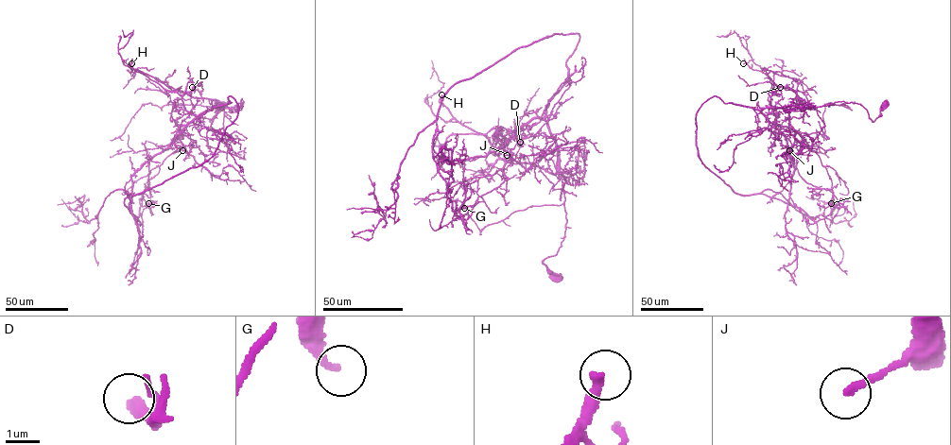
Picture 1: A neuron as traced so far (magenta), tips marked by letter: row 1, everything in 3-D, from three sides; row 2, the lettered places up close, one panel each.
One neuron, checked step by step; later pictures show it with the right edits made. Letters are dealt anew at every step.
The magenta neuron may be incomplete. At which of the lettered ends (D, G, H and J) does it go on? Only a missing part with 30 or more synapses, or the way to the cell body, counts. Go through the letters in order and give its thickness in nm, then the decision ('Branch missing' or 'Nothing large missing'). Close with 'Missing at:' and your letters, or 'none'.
D: Thickness 360 nm. Nothing large missing
G: Thickness 200 nm. Nothing large missing
H: Thickness 260 nm. Branch missing
J: Thickness 180 nm. Nothing large missing
Missing at: H

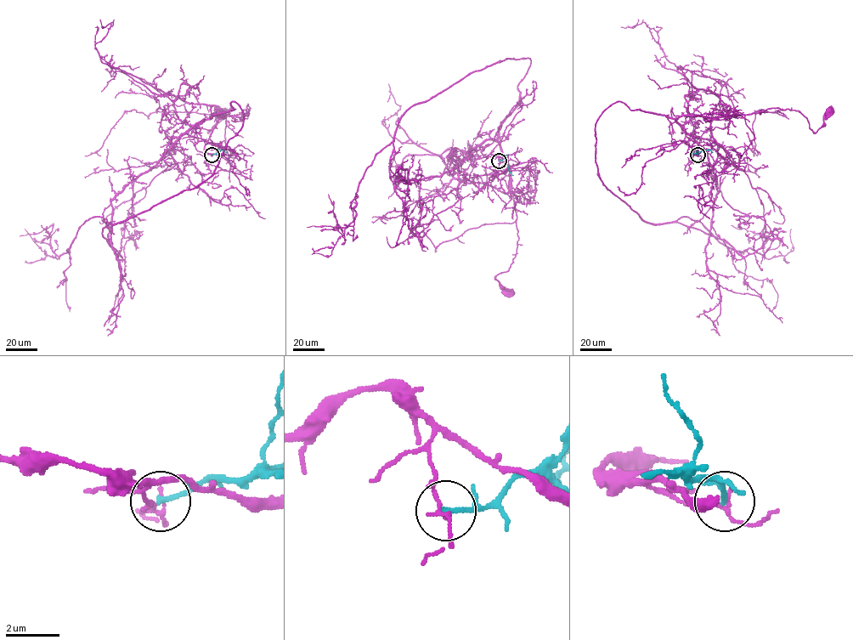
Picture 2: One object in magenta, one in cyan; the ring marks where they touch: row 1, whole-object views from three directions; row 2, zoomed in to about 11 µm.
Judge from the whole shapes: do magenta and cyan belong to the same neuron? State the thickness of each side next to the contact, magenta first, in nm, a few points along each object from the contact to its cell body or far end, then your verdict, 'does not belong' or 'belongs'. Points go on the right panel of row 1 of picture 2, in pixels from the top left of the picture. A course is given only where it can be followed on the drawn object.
130/190 nm | magenta via (697, 155), (684, 142), (676, 121), (680, 116), (789, 109), (799, 111), (815, 133), (829, 112) | cyan via (697, 155), (696, 153), (703, 150), (712, 152) | does not belong

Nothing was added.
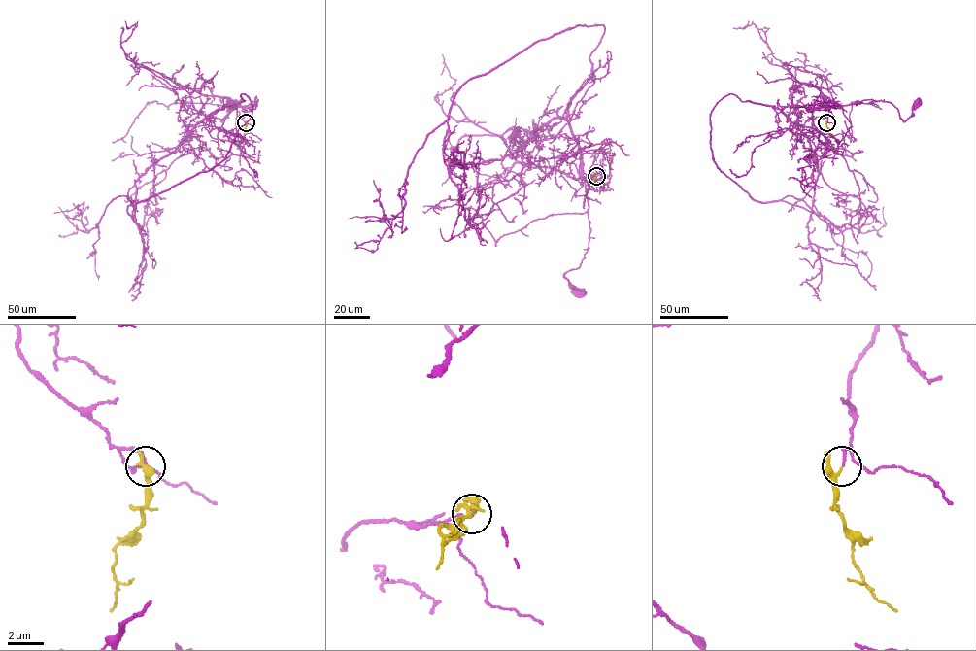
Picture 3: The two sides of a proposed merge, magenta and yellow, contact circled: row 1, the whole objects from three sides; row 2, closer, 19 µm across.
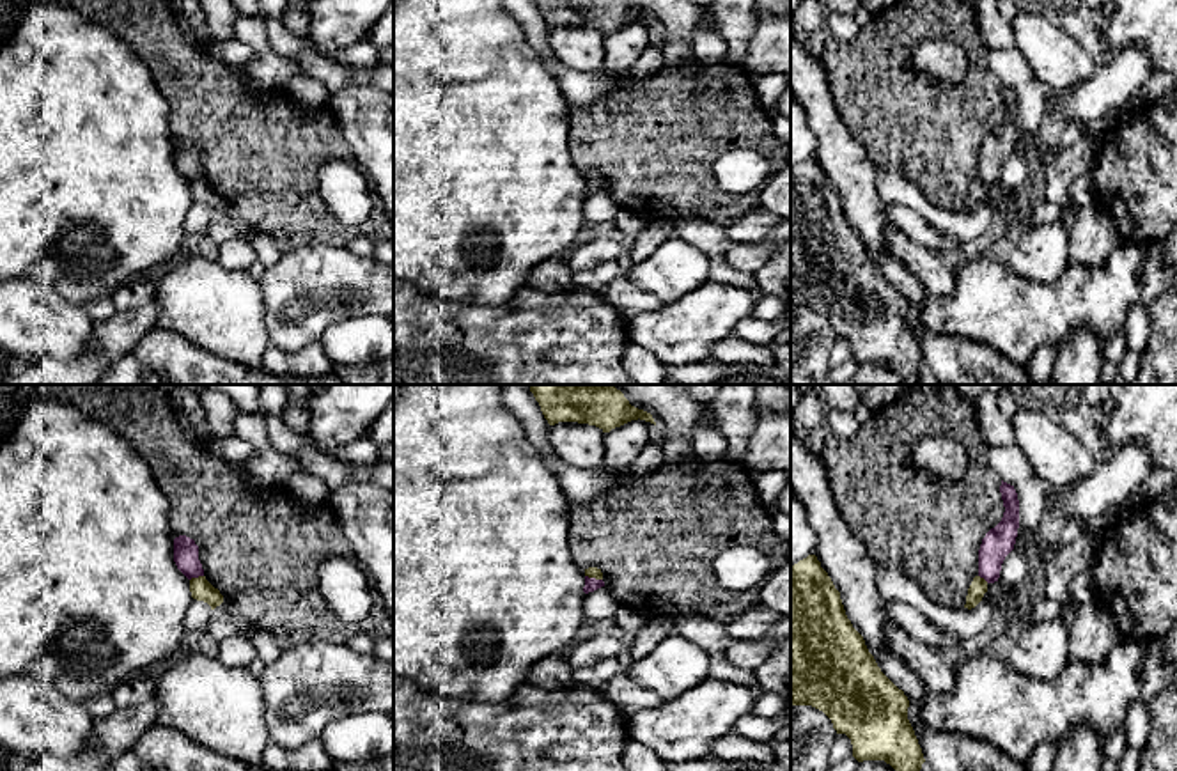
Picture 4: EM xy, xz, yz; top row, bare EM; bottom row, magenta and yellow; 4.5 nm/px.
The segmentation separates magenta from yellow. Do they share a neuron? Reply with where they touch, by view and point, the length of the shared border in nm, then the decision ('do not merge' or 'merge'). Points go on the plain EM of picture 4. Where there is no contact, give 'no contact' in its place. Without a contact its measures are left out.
meets magenta in xy at (195, 179); contact 70 nm long; do not merge

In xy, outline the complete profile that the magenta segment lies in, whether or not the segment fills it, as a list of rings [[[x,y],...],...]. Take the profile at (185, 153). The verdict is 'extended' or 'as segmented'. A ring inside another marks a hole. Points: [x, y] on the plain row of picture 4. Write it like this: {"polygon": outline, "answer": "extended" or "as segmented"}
{"polygon": [[[186,138],[174,142],[174,165],[188,183],[204,179],[204,172],[199,163],[199,149]]], "answer": "as segmented"}

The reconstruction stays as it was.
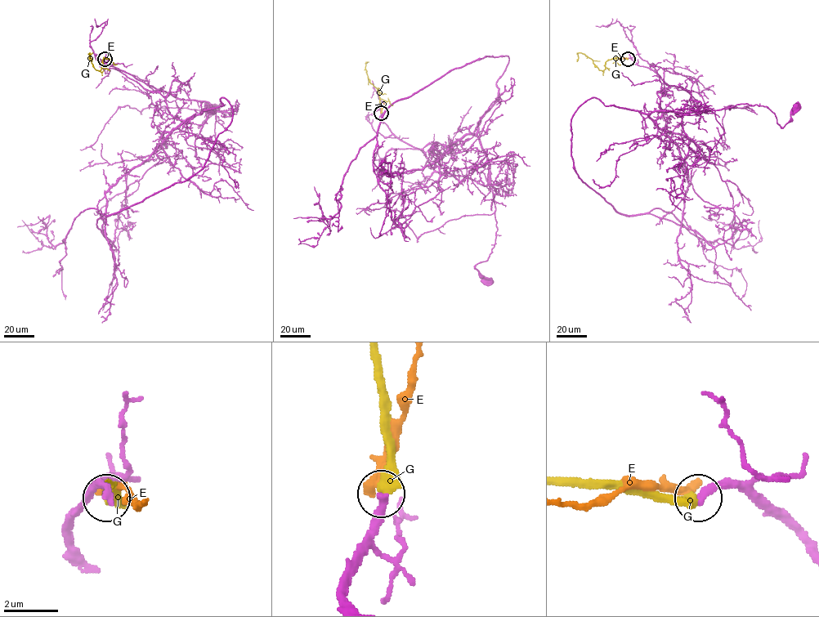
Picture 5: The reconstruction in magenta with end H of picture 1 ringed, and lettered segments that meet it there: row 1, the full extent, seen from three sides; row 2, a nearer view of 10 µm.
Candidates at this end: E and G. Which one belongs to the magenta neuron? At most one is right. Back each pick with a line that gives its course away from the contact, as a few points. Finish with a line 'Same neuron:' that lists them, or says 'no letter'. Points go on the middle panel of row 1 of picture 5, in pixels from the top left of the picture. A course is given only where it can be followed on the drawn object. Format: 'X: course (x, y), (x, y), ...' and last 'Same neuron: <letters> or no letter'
G: course (381, 113), (378, 91), (368, 78), (366, 62)
Same neuron: G

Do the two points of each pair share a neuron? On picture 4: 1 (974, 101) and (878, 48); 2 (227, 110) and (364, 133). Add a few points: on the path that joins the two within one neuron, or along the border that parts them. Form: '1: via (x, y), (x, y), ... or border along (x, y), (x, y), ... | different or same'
1: via (949, 101), (926, 101), (897, 73) | same
2: border along (328, 105), (351, 158) | different

